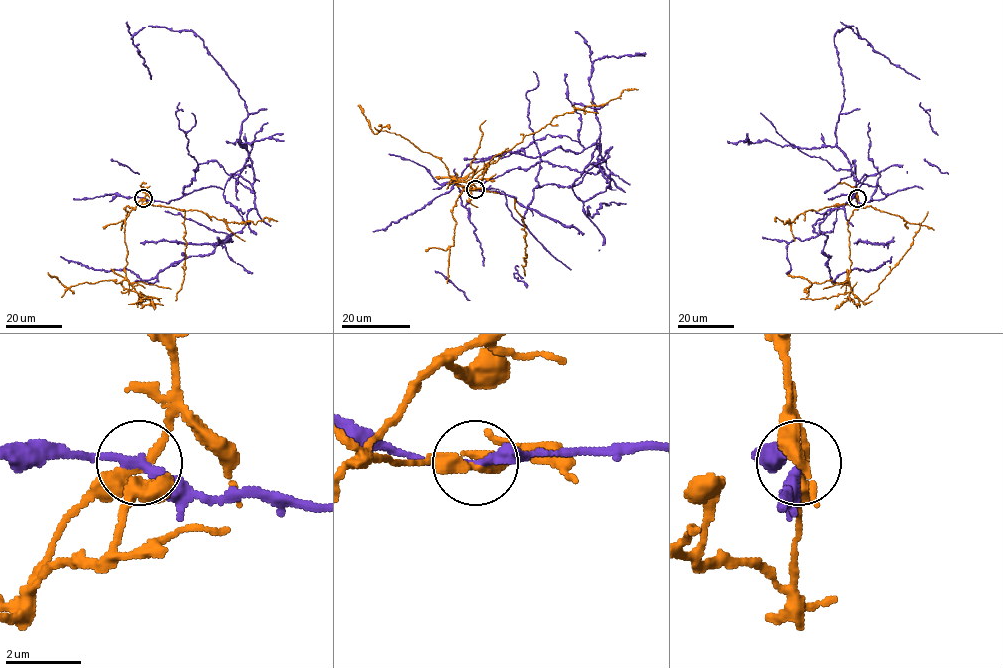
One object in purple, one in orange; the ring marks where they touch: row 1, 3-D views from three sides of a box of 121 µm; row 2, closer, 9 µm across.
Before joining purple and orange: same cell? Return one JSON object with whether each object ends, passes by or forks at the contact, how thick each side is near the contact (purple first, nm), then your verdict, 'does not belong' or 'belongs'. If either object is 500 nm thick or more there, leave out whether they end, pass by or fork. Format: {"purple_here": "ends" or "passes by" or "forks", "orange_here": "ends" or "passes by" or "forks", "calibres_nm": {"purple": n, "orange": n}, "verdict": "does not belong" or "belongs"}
{"purple_here": "passes by", "orange_here": "passes by", "calibres_nm": {"purple": 240, "orange": 320}, "verdict": "does not belong"}

